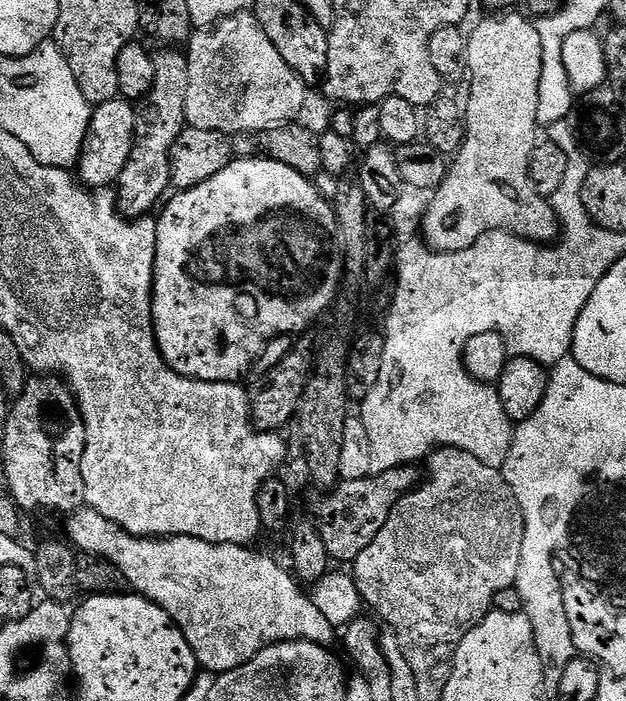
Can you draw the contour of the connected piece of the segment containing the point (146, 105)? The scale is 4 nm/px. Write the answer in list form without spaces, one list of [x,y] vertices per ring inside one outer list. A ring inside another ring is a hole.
[[[160,50],[155,53],[155,58],[154,86],[139,105],[130,162],[126,162],[126,170],[122,170],[114,188],[120,213],[129,220],[147,217],[151,213],[148,211],[165,199],[164,191],[169,191],[172,182],[170,150],[186,126],[186,86],[190,86],[188,57],[180,50]]]

